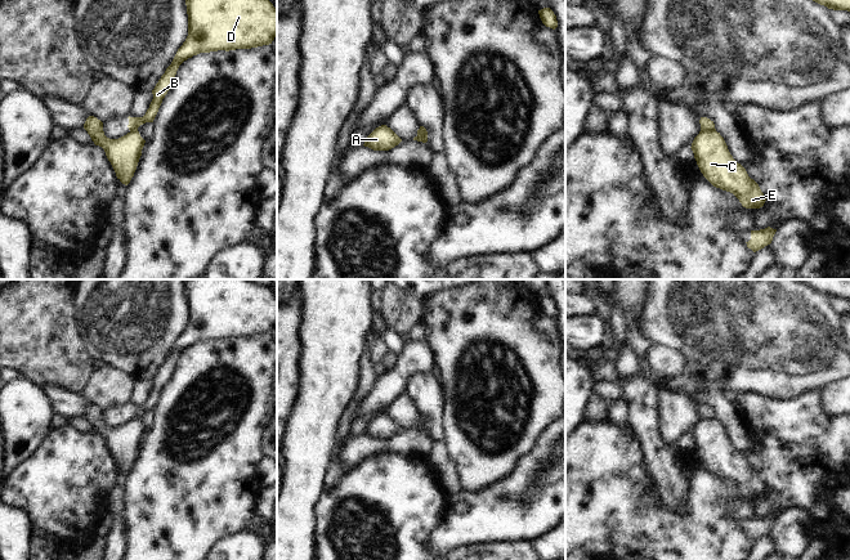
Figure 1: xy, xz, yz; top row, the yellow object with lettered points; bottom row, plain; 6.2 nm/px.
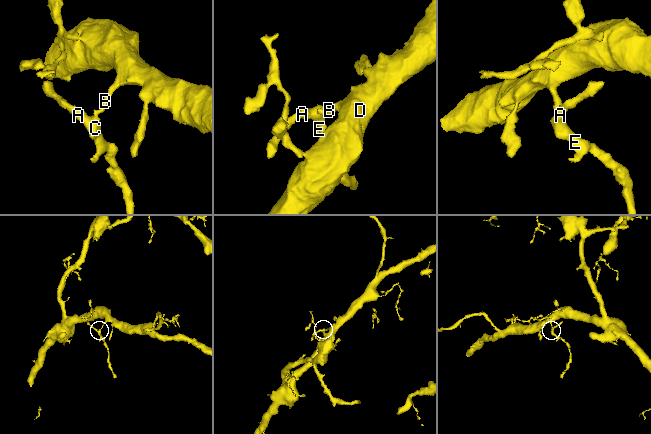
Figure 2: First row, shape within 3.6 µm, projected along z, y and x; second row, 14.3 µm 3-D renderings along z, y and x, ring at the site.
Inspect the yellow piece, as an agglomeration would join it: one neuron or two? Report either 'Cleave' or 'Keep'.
Cleave

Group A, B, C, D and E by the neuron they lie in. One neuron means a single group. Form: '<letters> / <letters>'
A C E / B D

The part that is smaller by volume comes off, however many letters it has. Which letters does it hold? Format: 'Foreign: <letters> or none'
Foreign: A, C, E

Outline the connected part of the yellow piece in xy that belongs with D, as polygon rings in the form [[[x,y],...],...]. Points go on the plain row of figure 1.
[[[183,279],[188,324],[155,377],[143,406],[128,406],[129,418],[153,411],[179,354],[200,341],[251,337],[269,333],[277,324],[277,297],[251,279]]]

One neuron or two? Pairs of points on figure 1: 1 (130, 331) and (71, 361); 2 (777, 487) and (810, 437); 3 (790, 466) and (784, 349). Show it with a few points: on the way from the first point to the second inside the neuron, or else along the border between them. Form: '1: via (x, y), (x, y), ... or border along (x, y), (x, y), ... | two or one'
1: border along (76, 325), (81, 344), (93, 359) | two
2: via (790, 474), (791, 460), (800, 449) | one
3: border along (817, 392), (787, 398), (757, 394) | two

